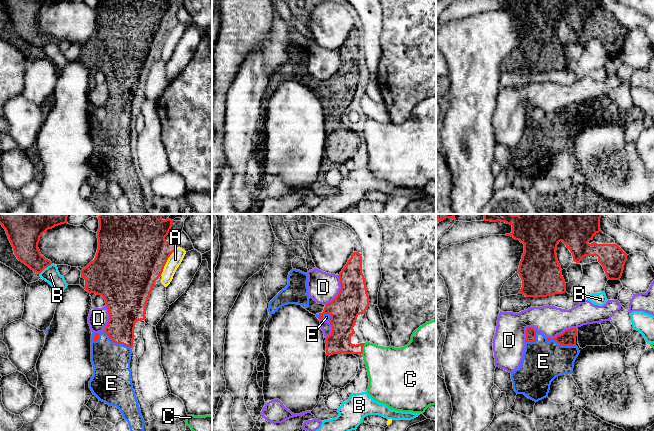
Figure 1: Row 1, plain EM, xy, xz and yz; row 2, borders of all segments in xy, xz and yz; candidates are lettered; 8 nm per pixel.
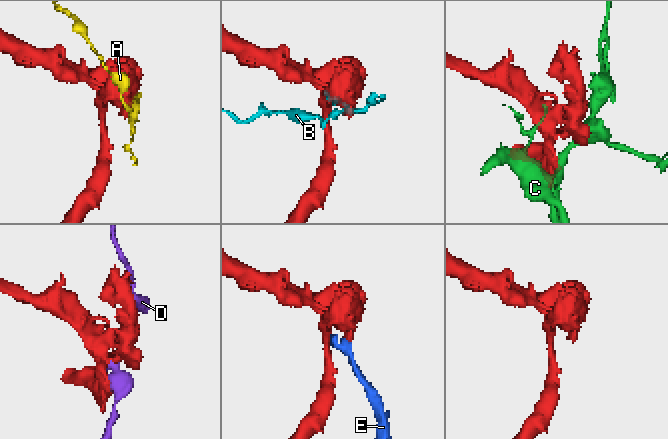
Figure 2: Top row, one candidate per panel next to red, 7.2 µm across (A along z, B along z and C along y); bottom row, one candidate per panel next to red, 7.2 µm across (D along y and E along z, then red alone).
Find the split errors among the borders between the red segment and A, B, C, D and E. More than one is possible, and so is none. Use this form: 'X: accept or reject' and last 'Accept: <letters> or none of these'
A: reject
B: reject
C: reject
D: reject
E: accept
Accept: E

